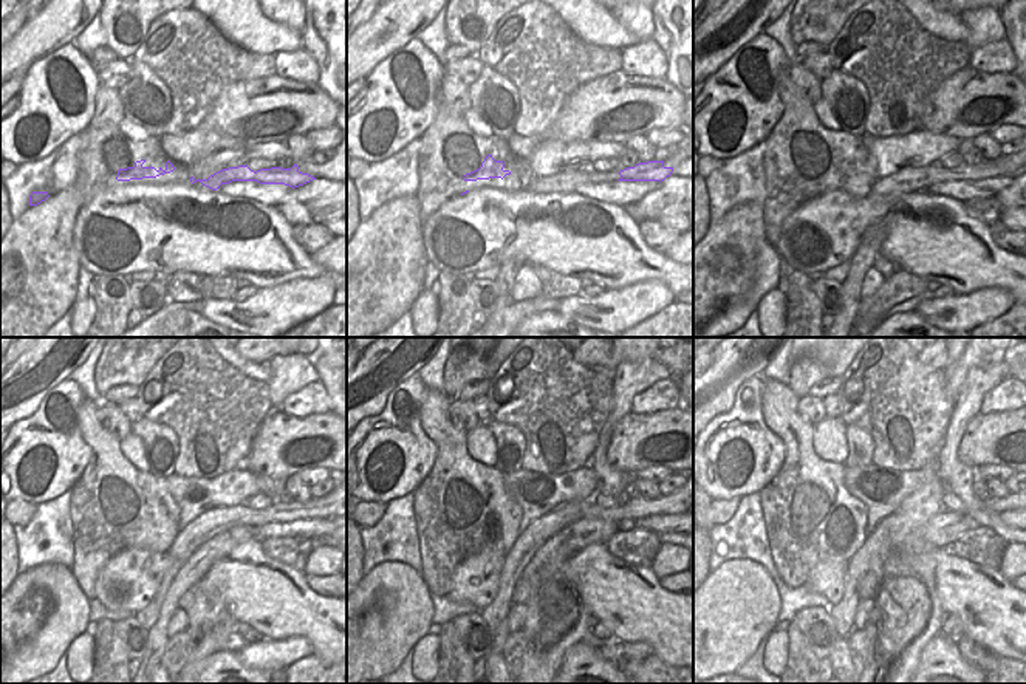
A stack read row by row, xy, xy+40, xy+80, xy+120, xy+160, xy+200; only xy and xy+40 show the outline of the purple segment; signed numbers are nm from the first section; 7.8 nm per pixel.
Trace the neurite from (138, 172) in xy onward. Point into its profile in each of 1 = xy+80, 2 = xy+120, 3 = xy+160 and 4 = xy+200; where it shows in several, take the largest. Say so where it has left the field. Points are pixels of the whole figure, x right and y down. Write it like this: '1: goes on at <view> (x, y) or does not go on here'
1: goes on at xy+80 (837, 170)
2: goes on at xy+120 (141, 519)
3: goes on at xy+160 (482, 522)
4: goes on at xy+200 (814, 533)

